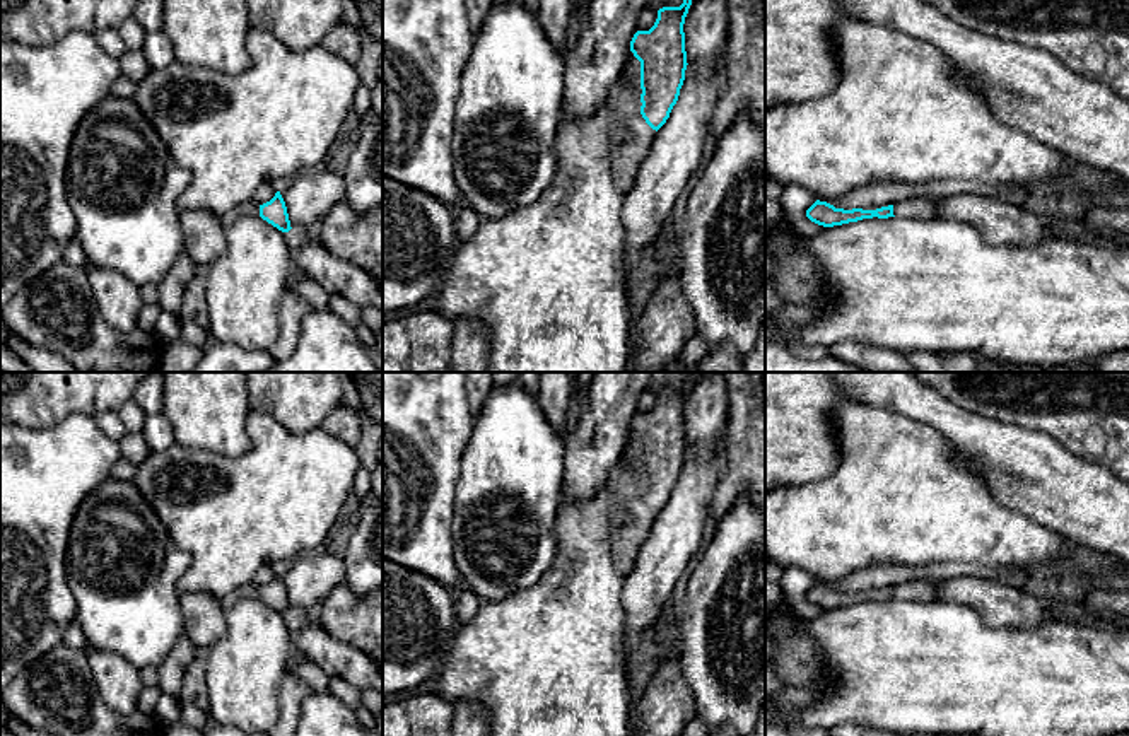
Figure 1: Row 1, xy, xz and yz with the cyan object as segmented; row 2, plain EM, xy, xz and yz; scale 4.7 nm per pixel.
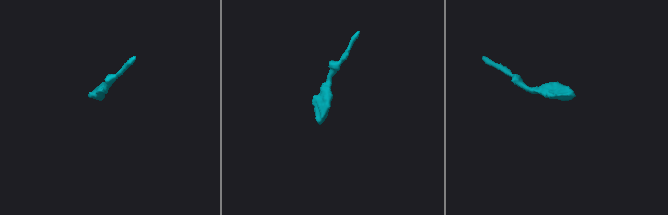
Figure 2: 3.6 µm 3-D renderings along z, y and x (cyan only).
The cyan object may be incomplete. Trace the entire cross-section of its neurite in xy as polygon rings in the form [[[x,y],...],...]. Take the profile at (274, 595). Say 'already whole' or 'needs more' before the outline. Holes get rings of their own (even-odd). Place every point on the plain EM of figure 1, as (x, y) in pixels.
needs more; [[[277,574],[275,579],[263,587],[256,587],[253,582],[249,582],[243,587],[237,587],[236,591],[224,596],[220,599],[220,605],[225,611],[225,610],[232,608],[239,599],[244,599],[244,598],[261,599],[263,603],[266,603],[268,606],[272,606],[273,610],[277,610],[282,615],[289,615],[292,611],[289,596],[287,596],[287,589],[285,589],[285,584],[284,584],[280,574]]]

